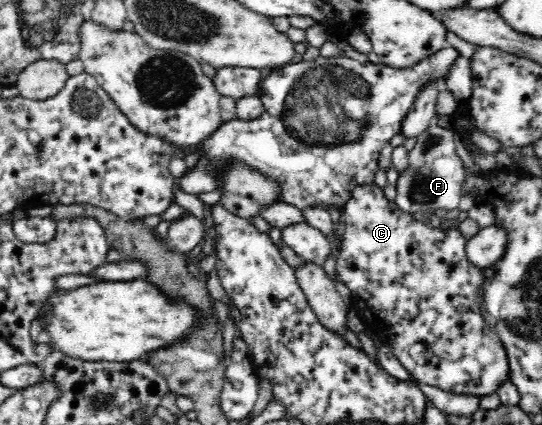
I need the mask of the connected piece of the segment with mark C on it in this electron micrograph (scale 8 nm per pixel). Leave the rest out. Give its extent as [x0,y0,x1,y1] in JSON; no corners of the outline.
[335,182,509,396]

